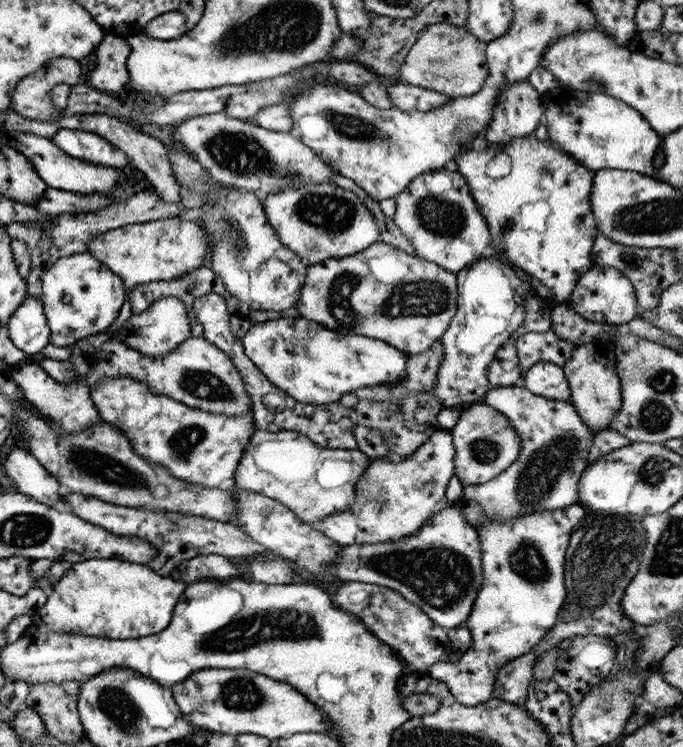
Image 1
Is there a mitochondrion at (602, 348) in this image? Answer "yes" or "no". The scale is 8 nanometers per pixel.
no

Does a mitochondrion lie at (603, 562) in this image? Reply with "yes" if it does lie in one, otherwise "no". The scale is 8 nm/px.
yes

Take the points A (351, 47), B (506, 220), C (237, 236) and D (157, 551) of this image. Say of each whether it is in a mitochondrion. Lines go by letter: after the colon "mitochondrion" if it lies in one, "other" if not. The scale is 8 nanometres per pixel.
A: other
B: other
C: mitochondrion
D: other

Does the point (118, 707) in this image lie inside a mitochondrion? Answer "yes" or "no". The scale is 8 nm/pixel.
yes

